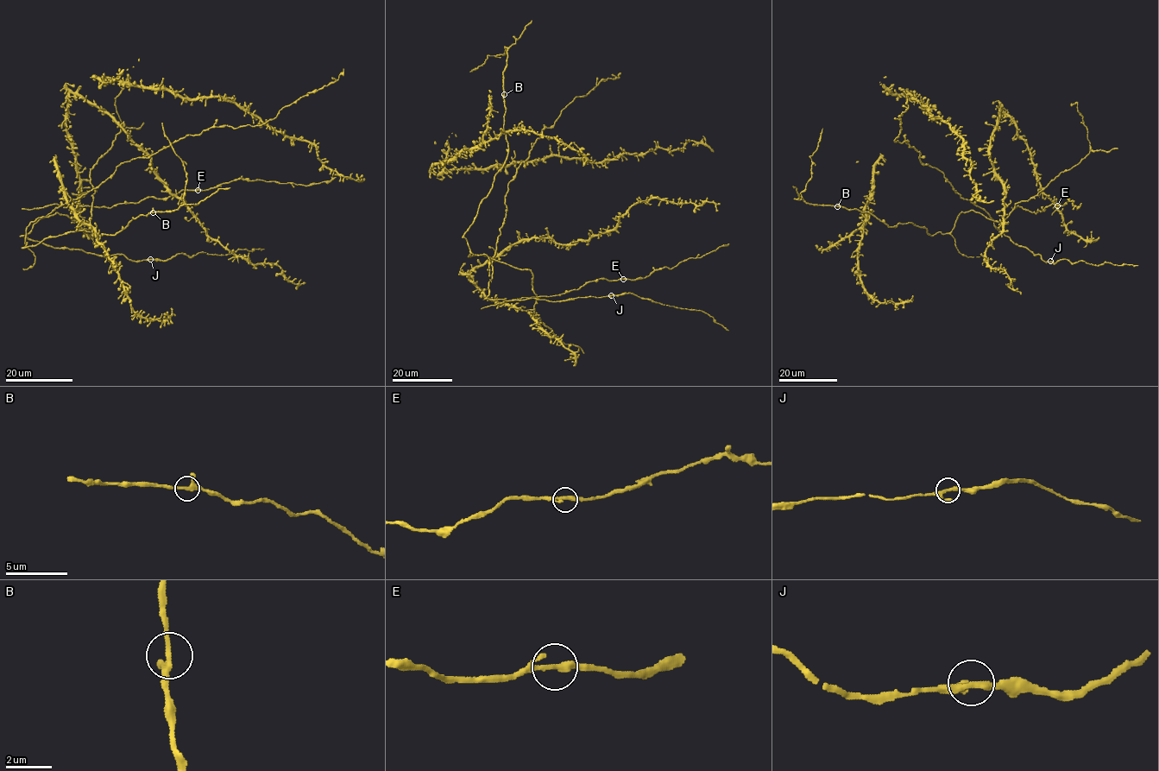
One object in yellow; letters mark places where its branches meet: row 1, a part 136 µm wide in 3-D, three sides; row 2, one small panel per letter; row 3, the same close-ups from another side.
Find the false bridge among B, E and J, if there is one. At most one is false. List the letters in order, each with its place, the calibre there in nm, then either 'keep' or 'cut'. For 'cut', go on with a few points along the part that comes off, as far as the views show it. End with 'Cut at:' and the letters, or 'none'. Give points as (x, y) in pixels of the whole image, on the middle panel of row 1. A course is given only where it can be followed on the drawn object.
B: place (504, 94); calibre 220 nm; keep
E: place (623, 279); calibre 200 nm; keep
J: place (611, 295); calibre 200 nm; keep
Cut at: none

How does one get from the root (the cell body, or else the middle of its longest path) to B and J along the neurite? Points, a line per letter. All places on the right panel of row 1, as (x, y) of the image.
B: (1005, 218), (961, 211), (952, 230), (931, 236), (913, 223), (889, 227), (866, 211), (837, 206)
J: (1005, 218), (993, 220), (974, 210), (976, 206), (984, 208), (1004, 236), (1050, 261)

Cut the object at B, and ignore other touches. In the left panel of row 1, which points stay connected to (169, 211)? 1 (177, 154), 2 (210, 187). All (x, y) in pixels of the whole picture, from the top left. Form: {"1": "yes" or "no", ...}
{"1": "yes", "2": "no"}

